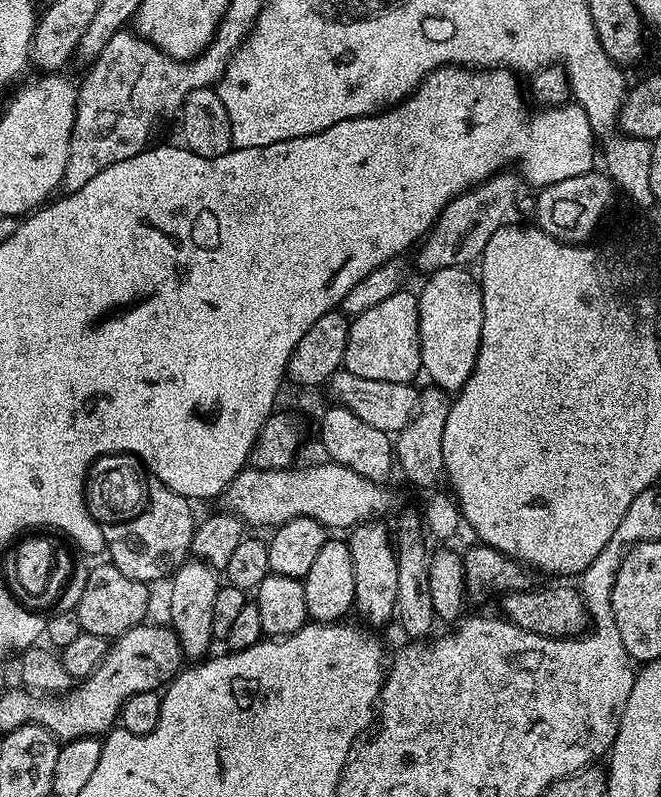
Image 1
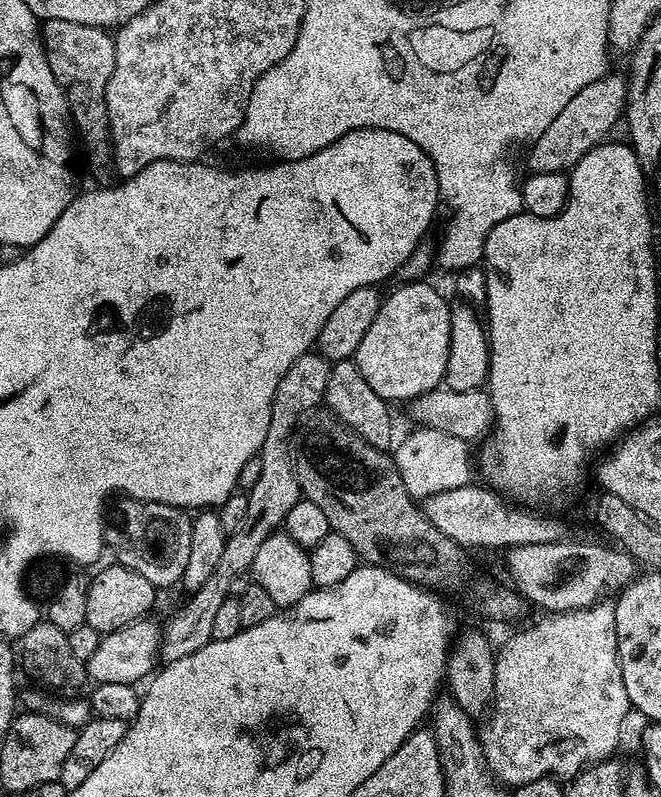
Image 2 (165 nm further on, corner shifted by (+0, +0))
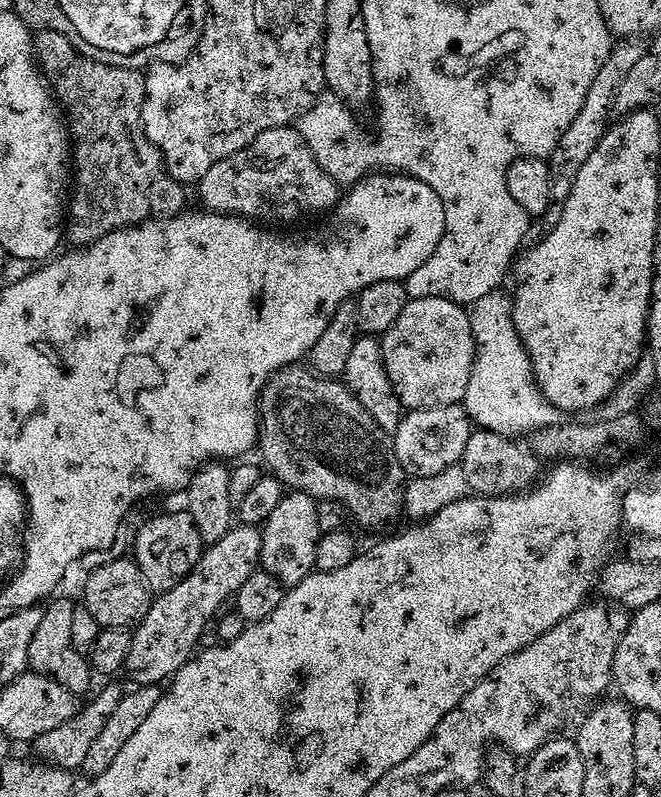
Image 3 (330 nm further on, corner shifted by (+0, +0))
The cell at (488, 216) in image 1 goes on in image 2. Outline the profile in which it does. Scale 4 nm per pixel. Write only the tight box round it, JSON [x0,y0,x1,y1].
[528,74,628,173]

